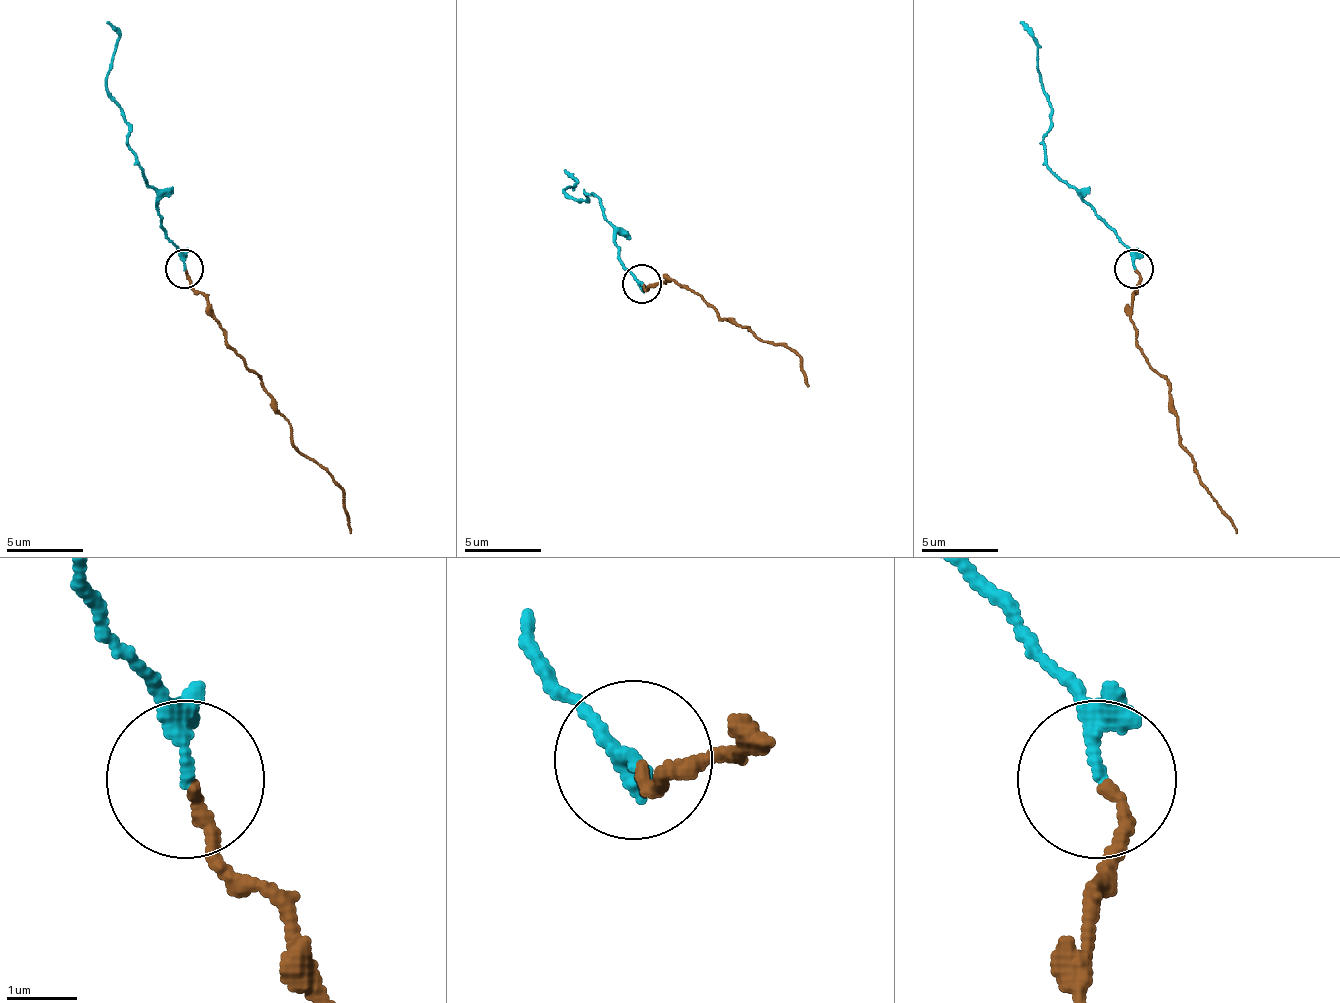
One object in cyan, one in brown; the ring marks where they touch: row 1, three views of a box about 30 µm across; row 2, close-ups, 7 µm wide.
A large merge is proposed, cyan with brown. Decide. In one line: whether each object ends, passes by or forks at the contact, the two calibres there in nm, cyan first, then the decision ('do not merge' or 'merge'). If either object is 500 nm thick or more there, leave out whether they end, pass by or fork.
cyan passes by | brown ends | 170/170 nm | merge

